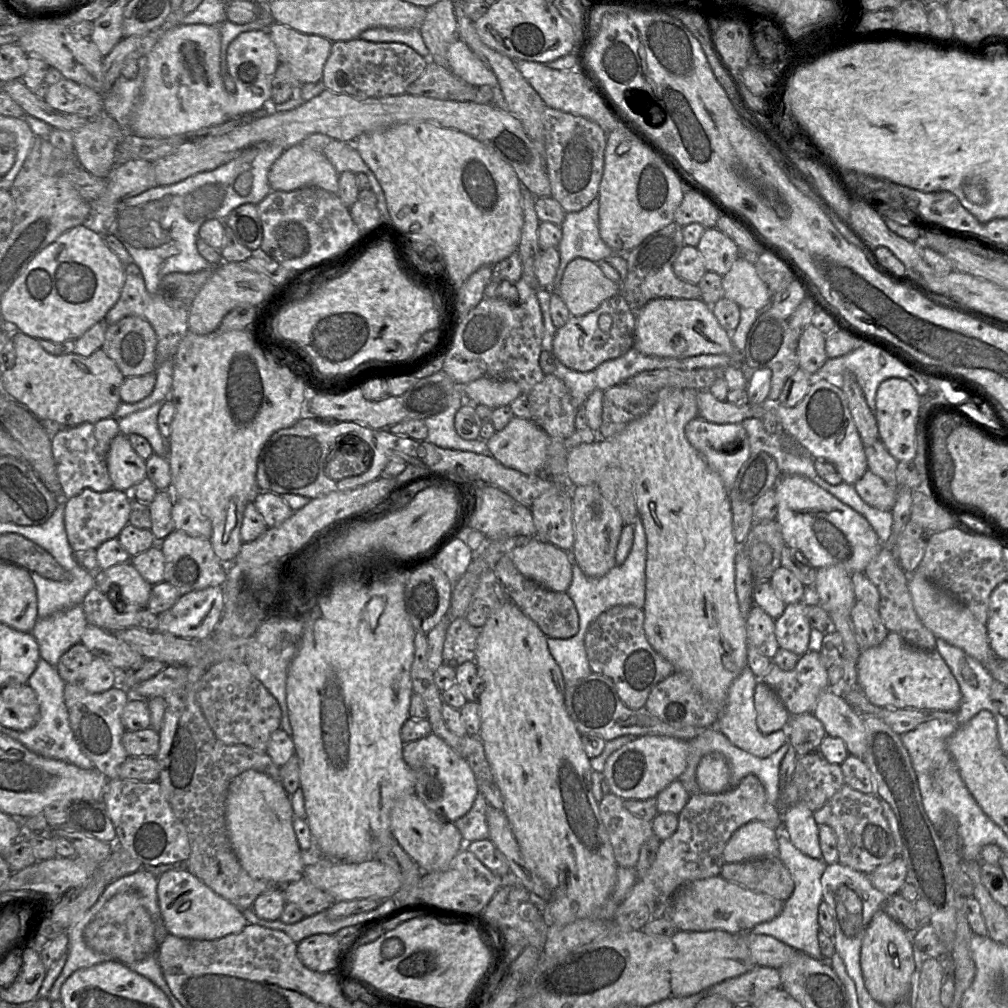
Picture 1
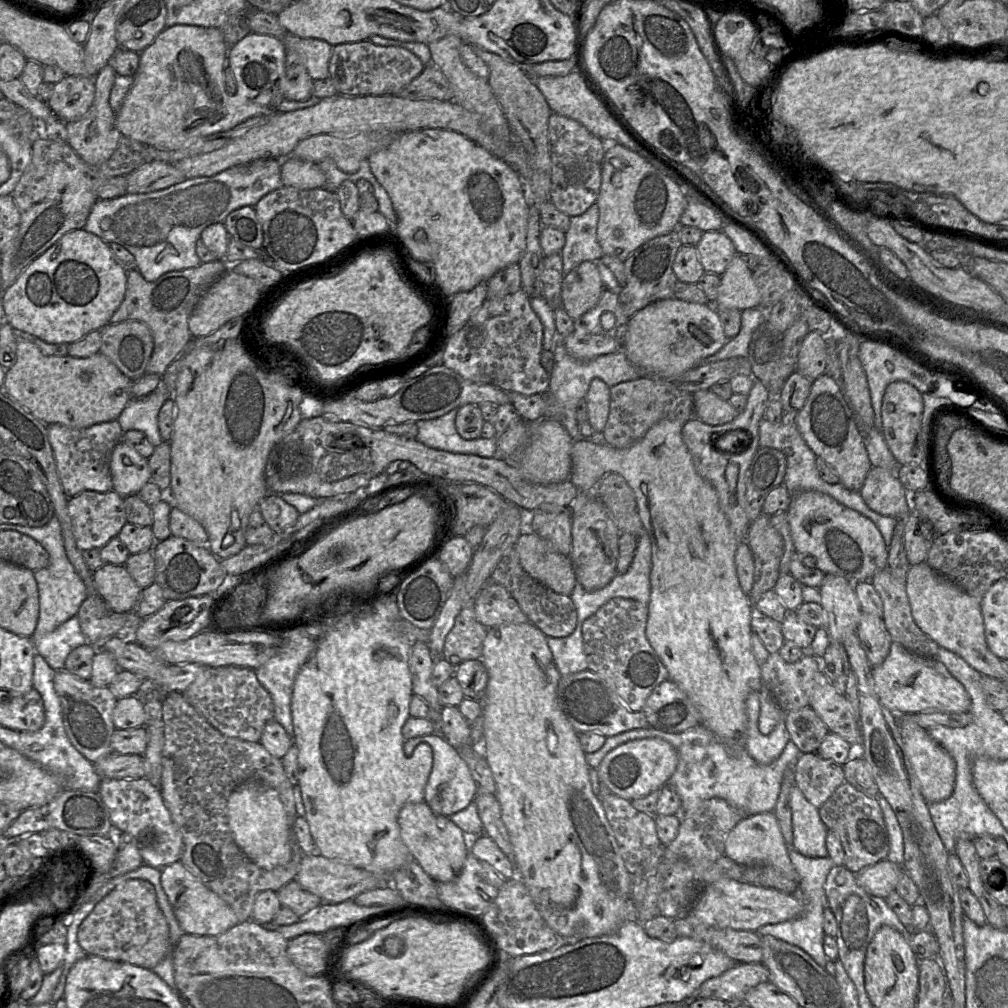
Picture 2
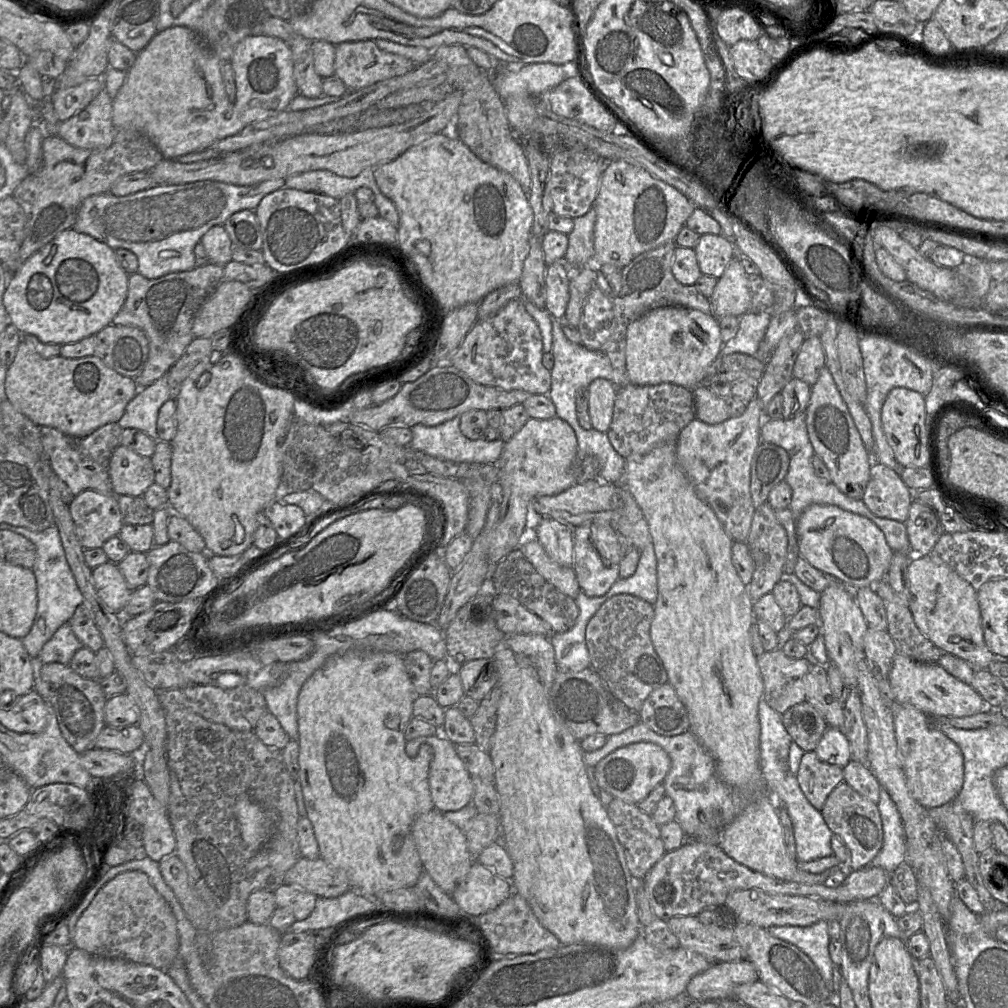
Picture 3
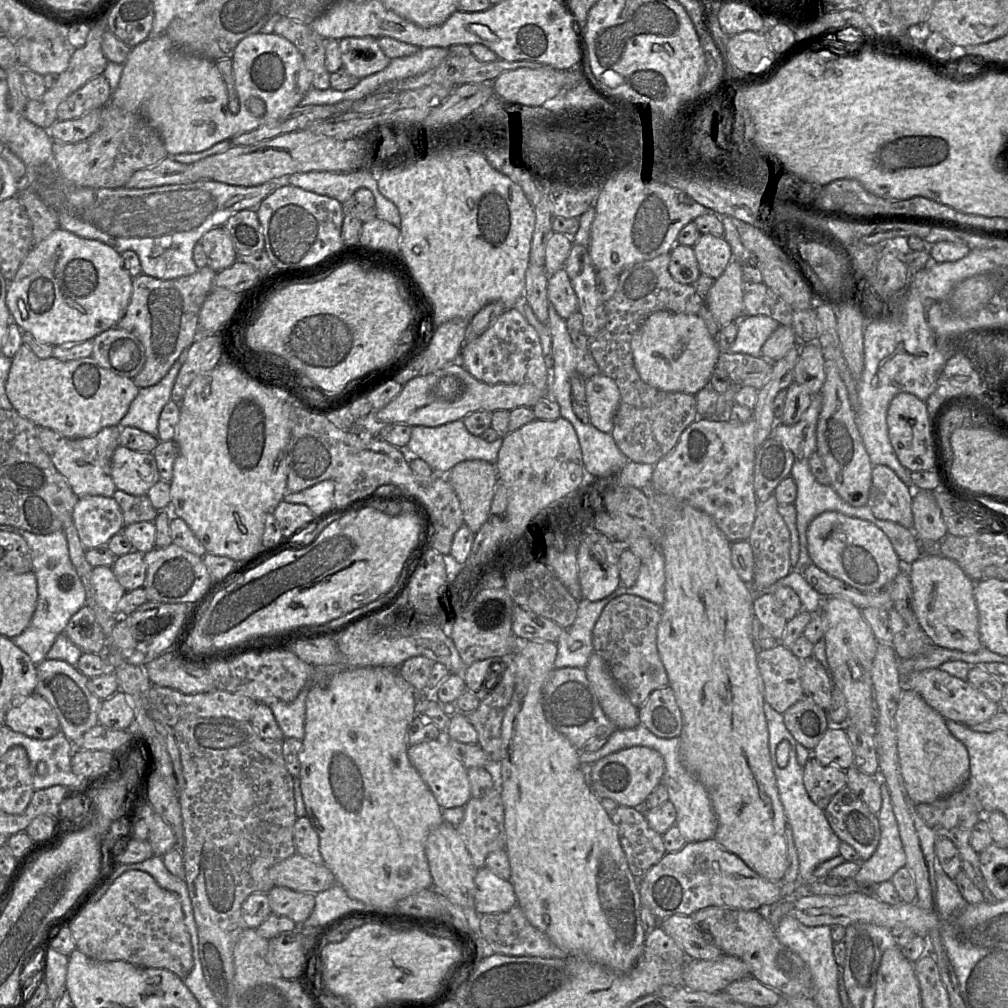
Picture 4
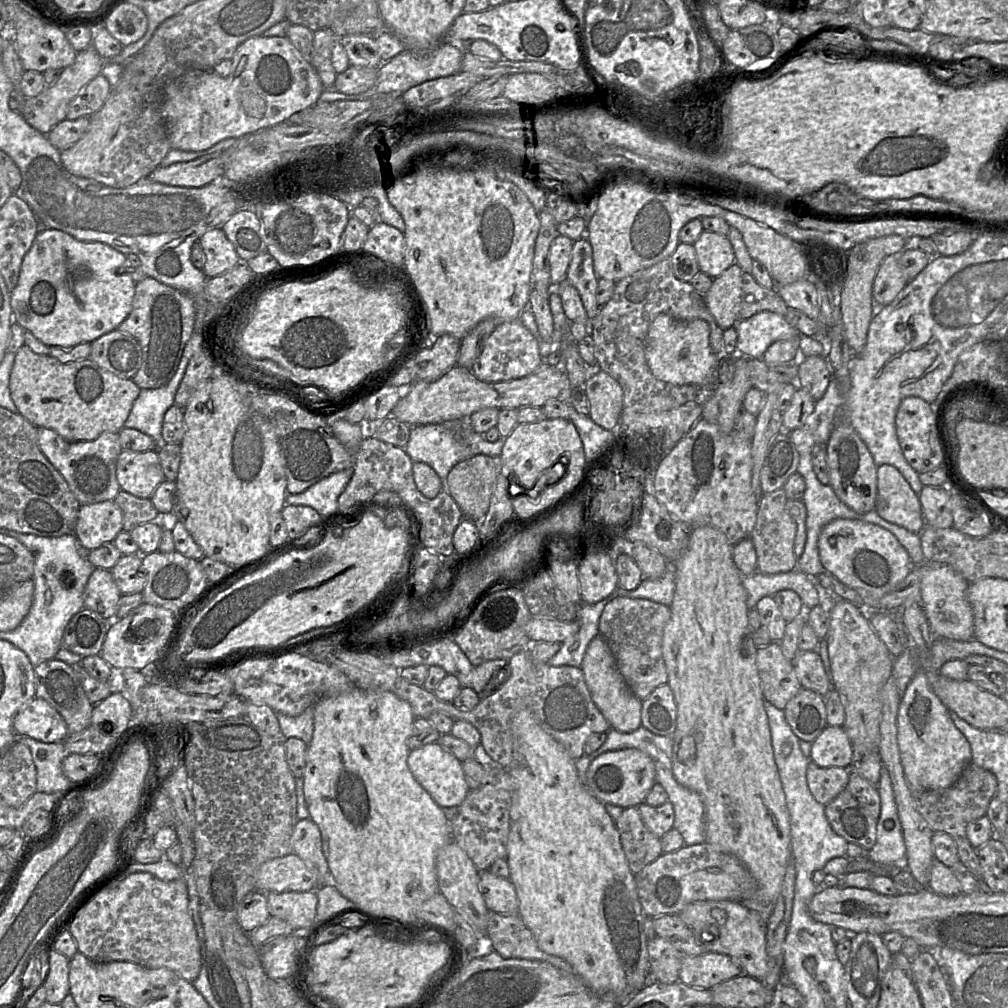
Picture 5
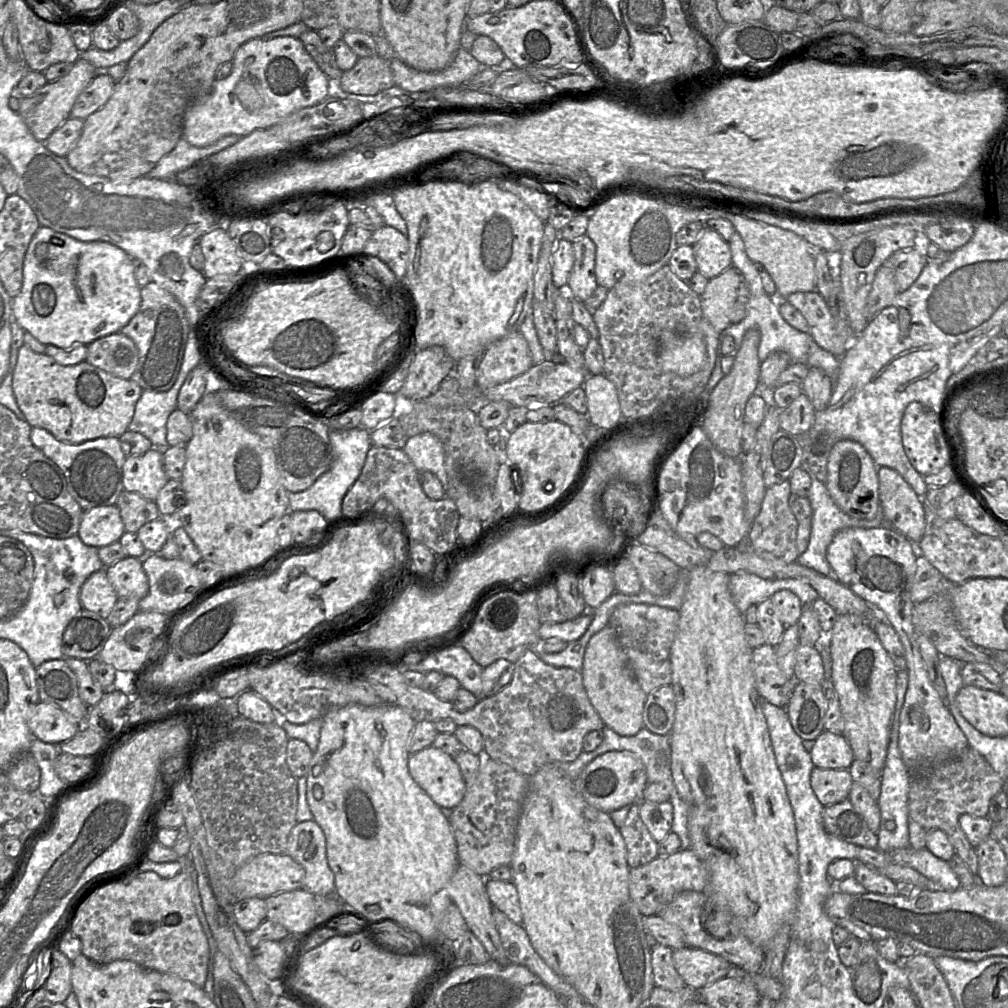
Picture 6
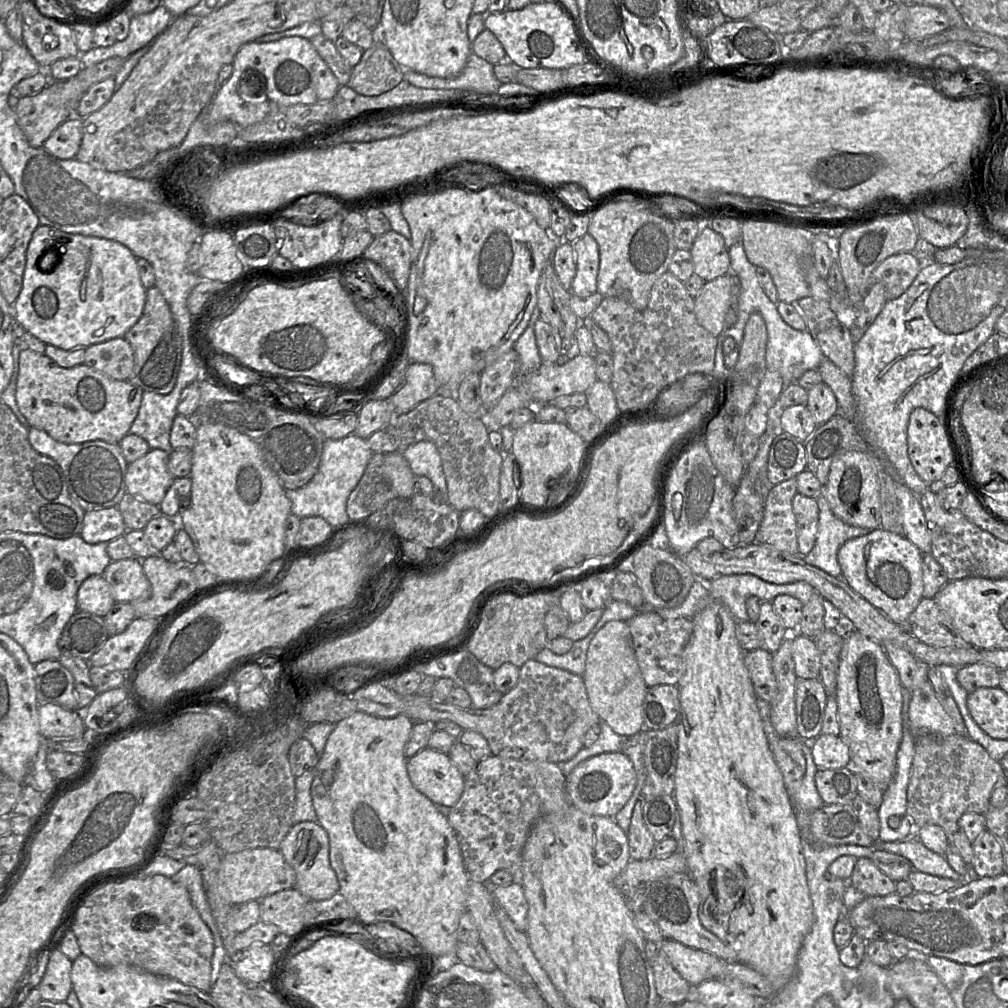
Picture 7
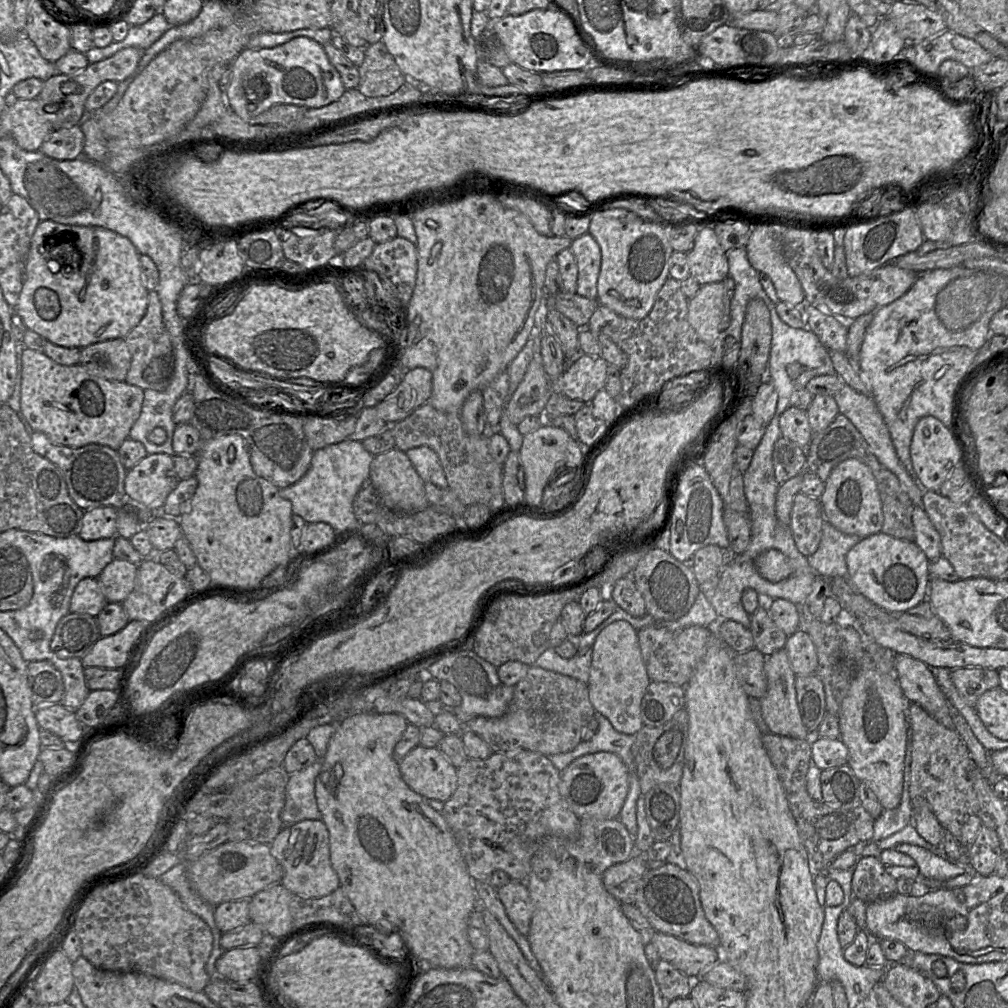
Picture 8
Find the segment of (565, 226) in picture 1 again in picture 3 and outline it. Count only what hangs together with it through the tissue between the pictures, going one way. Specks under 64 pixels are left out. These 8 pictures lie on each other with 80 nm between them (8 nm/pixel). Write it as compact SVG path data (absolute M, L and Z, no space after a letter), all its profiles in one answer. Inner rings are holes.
M592 207L585 215L573 219L574 227L568 237L563 261L570 269L581 269L594 255L594 225L596 211Z

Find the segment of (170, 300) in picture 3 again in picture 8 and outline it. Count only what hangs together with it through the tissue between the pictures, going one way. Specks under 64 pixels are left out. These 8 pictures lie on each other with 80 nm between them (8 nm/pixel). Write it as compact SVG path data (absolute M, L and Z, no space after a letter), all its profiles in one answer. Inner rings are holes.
M156 290L148 293L148 307L142 320L124 338L131 353L131 364L125 382L143 390L164 391L175 368L175 350L164 325L162 306Z

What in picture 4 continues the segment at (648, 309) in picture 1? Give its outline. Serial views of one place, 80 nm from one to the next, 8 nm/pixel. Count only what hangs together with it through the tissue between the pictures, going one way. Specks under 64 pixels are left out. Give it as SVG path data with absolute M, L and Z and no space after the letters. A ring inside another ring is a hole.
M660 310L649 315L633 335L631 350L635 368L646 384L664 392L683 392L696 395L709 386L710 377L720 355L717 341L712 337L702 318L694 314Z

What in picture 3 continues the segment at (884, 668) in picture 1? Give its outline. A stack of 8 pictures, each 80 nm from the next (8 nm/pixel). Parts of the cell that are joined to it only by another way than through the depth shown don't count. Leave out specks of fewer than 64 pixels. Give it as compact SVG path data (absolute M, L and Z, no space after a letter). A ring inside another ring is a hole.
M896 651L889 673L895 706L912 705L929 717L968 717L991 709L971 686L953 677L938 663L917 662Z

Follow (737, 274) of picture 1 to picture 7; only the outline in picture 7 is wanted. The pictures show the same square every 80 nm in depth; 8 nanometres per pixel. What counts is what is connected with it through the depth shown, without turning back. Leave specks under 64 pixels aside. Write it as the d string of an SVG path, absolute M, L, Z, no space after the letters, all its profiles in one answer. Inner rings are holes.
M732 273L705 282L695 299L694 312L698 323L712 336L724 330L724 319L730 305Z

